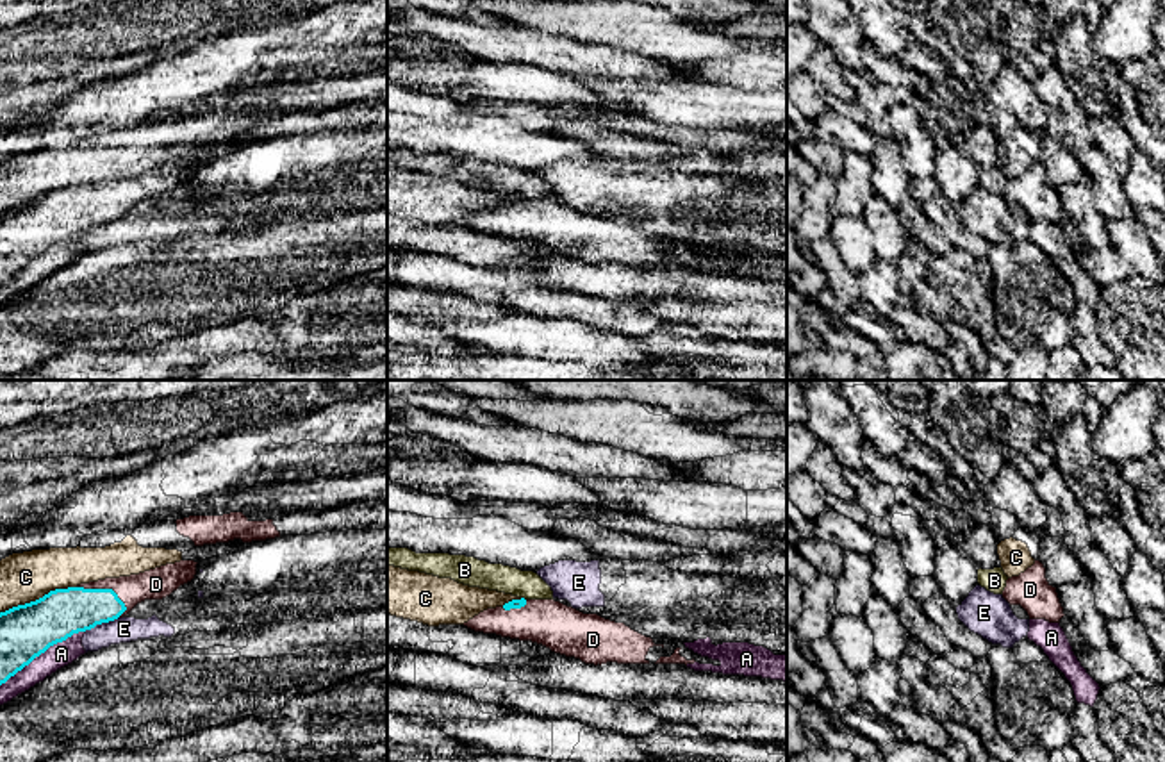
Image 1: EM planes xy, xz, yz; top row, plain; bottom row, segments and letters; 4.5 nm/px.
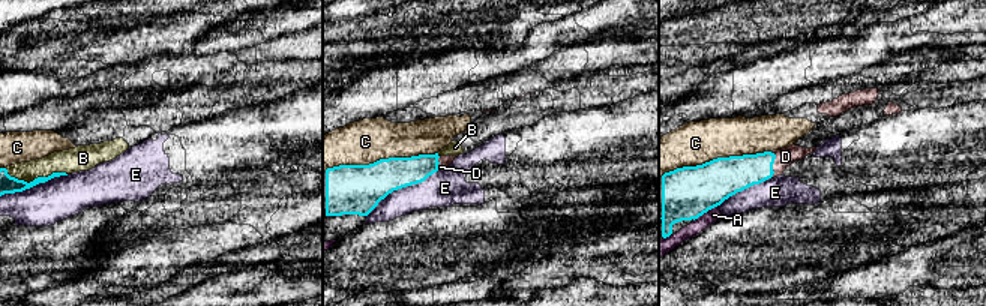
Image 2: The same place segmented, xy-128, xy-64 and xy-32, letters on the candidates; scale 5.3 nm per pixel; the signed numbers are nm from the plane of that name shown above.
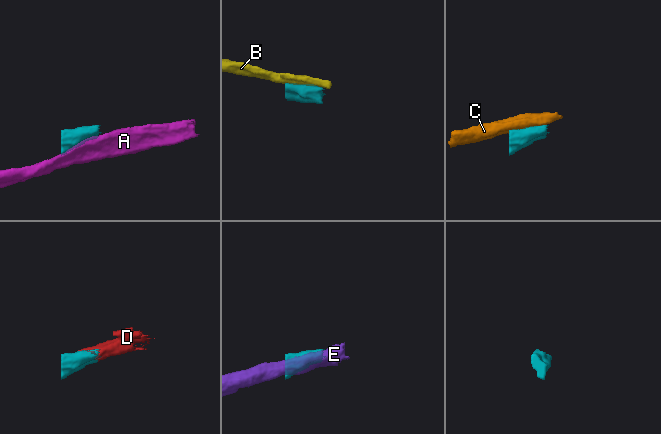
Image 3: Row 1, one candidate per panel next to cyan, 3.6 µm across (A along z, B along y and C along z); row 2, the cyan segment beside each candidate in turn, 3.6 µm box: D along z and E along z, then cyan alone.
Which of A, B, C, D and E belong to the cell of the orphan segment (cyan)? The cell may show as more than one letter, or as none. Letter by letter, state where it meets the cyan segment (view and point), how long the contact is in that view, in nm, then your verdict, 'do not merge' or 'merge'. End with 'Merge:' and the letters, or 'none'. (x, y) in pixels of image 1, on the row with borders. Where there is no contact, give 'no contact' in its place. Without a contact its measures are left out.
A: contact xy (41, 652); length 460 nm; do not merge
B: contact xz (523, 598); length 30 nm; do not merge
C: contact xy (40, 598); length 360 nm; do not merge
D: contact xy (104, 589); length 260 nm; merge
E: contact xy (100, 623); length 170 nm; do not merge
Merge: D

